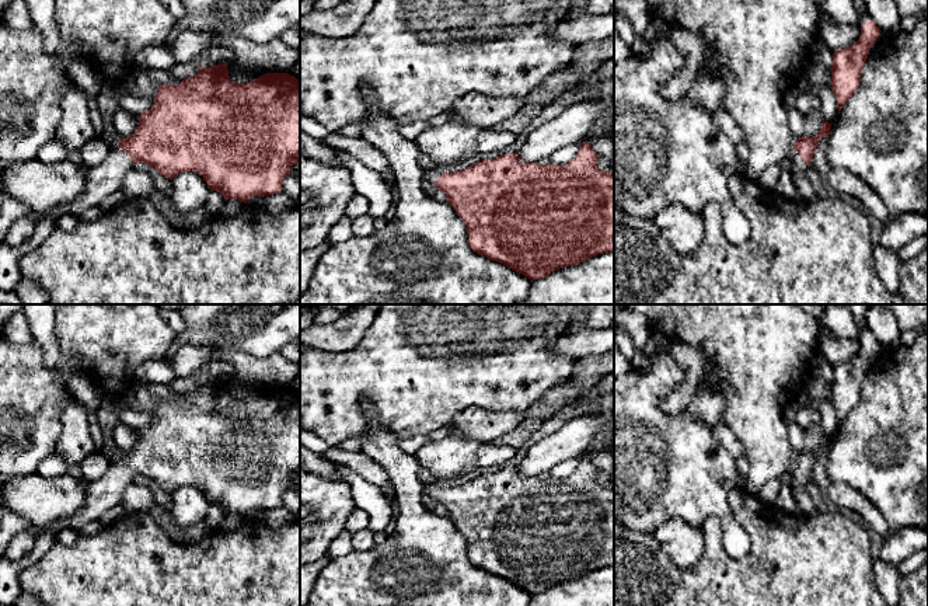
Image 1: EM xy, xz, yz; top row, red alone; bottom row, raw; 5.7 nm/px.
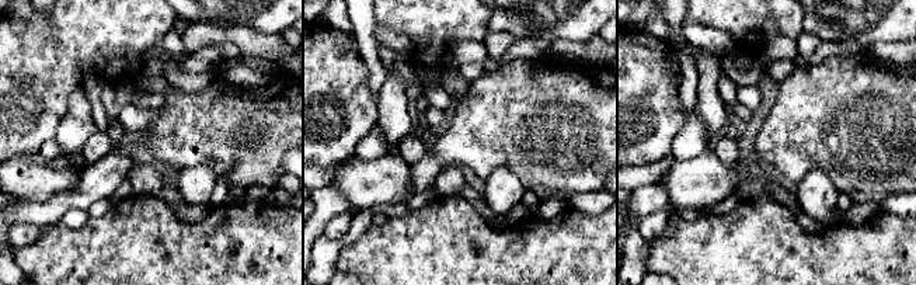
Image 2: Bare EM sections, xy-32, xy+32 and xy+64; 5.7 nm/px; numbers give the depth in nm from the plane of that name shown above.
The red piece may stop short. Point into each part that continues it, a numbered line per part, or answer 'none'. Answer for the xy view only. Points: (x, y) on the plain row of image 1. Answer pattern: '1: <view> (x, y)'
1: xy (105, 493)

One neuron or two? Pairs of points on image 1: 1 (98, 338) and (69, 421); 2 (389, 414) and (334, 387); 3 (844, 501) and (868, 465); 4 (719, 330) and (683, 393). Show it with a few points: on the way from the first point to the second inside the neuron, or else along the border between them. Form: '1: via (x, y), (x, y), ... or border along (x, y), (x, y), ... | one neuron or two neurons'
1: border along (74, 397), (62, 414), (62, 428) | two neurons
2: via (380, 399), (369, 387), (349, 387) | one neuron
3: border along (830, 483), (850, 484), (878, 508) | two neurons
4: border along (676, 340), (703, 351), (704, 373), (698, 389) | two neurons

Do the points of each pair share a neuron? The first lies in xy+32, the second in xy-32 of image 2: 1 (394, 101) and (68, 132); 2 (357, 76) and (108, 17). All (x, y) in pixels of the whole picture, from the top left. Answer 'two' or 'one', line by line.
1: one
2: one

